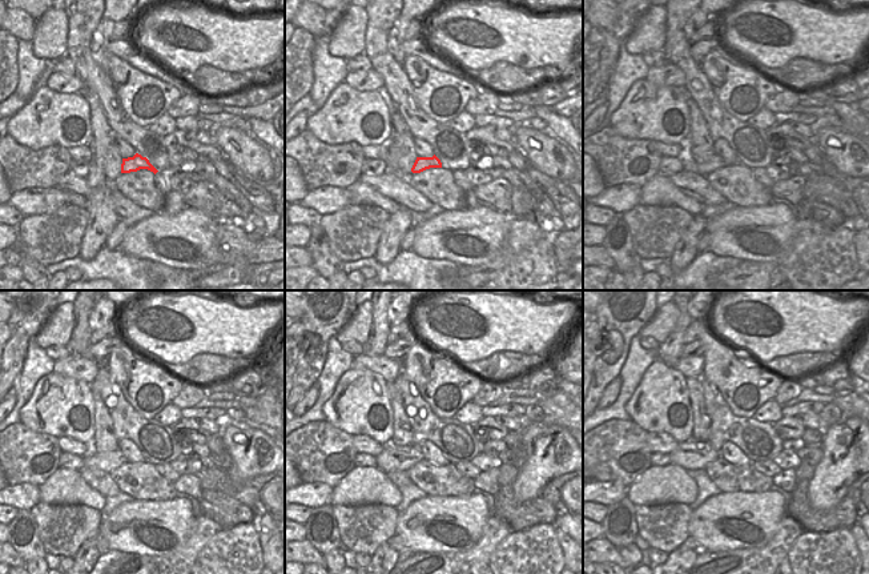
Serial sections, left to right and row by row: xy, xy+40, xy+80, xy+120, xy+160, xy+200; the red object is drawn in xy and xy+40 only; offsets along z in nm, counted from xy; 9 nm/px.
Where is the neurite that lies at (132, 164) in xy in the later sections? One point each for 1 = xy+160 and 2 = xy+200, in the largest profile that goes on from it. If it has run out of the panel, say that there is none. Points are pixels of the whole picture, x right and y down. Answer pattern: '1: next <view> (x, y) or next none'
1: next xy+160 (393, 458)
2: next xy+200 (691, 454)

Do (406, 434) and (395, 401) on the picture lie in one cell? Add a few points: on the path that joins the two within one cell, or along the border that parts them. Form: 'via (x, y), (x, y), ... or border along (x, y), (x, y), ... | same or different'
via (402, 426), (398, 409) | same

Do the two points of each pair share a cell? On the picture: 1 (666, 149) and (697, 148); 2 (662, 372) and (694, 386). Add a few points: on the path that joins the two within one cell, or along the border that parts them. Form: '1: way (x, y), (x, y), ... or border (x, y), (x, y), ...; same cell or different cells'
1: border (678, 144), (684, 151); different cells
2: border (686, 378), (692, 413); different cells

